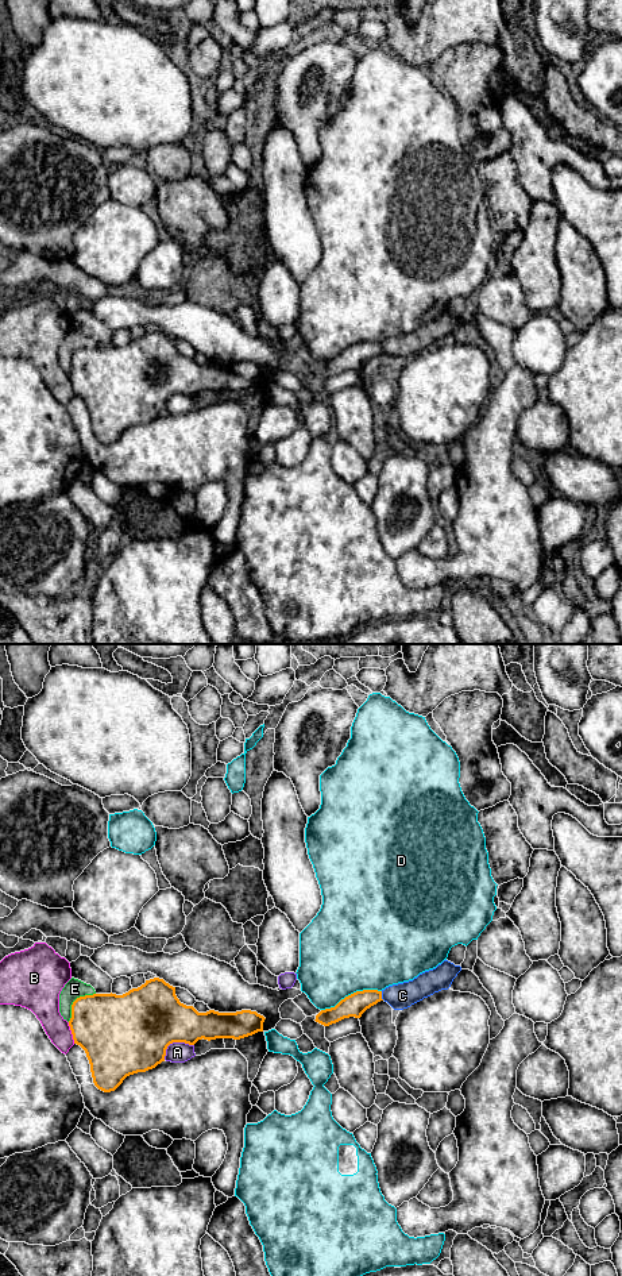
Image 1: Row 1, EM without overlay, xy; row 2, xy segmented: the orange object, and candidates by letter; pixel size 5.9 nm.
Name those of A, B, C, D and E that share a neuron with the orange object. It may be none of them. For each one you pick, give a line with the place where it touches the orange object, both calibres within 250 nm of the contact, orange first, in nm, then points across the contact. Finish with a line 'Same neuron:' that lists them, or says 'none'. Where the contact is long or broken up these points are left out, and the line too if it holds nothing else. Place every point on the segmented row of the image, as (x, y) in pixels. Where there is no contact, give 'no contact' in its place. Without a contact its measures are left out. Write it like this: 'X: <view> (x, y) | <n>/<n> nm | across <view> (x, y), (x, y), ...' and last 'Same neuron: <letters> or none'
Same neuron: none

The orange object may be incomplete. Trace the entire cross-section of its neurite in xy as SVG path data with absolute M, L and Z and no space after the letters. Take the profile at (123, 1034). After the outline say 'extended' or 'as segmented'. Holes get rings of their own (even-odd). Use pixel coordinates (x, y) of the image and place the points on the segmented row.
M163 979L146 980L138 988L123 995L93 994L77 998L72 1005L69 1026L74 1044L80 1045L89 1060L94 1086L115 1091L123 1080L134 1073L146 1072L165 1061L166 1049L173 1042L194 1045L198 1040L240 1040L263 1032L264 1017L251 1010L198 1013L193 1006L179 1002L175 987Z | as segmented

